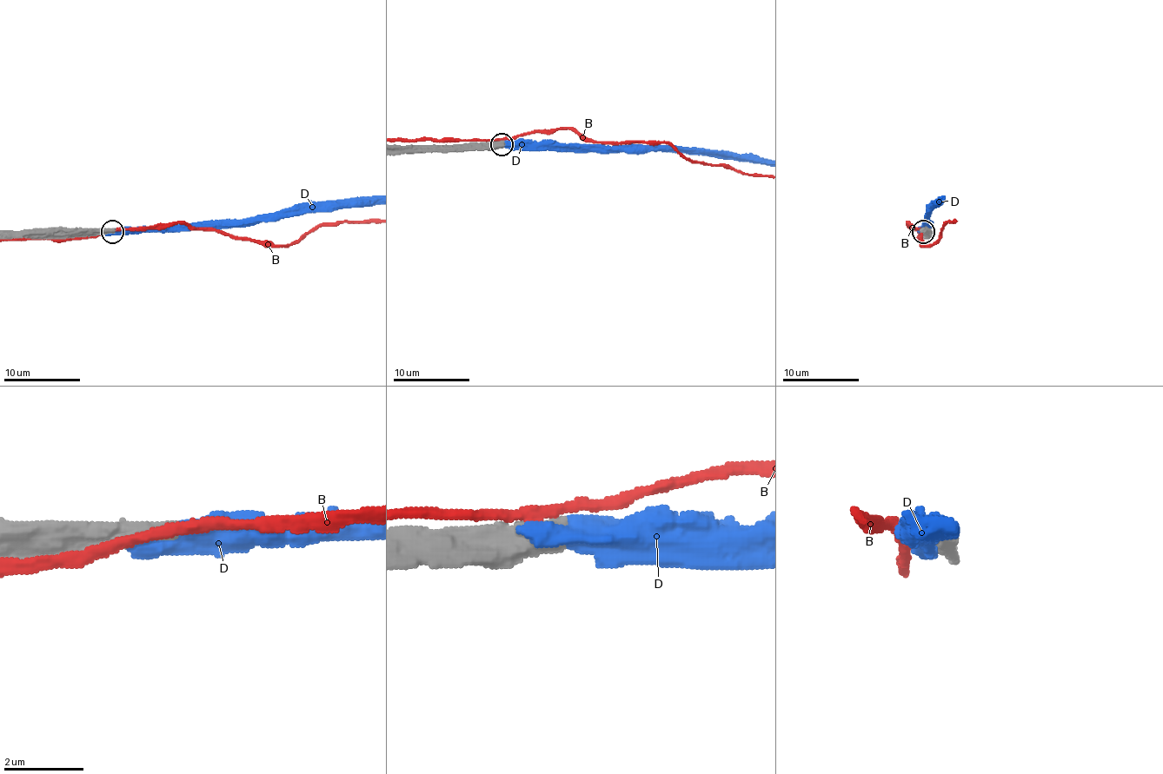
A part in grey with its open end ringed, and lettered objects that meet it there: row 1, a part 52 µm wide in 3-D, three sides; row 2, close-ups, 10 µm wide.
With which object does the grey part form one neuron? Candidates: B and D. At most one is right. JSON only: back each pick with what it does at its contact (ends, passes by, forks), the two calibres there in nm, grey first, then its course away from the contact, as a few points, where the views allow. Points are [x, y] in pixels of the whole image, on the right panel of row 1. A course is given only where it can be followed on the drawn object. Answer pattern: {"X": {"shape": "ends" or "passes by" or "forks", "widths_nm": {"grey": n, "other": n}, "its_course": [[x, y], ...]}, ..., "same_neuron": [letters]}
{"D": {"shape": "ends", "widths_nm": {"grey": 700, "other": 650}}, "same_neuron": ["D"]}

